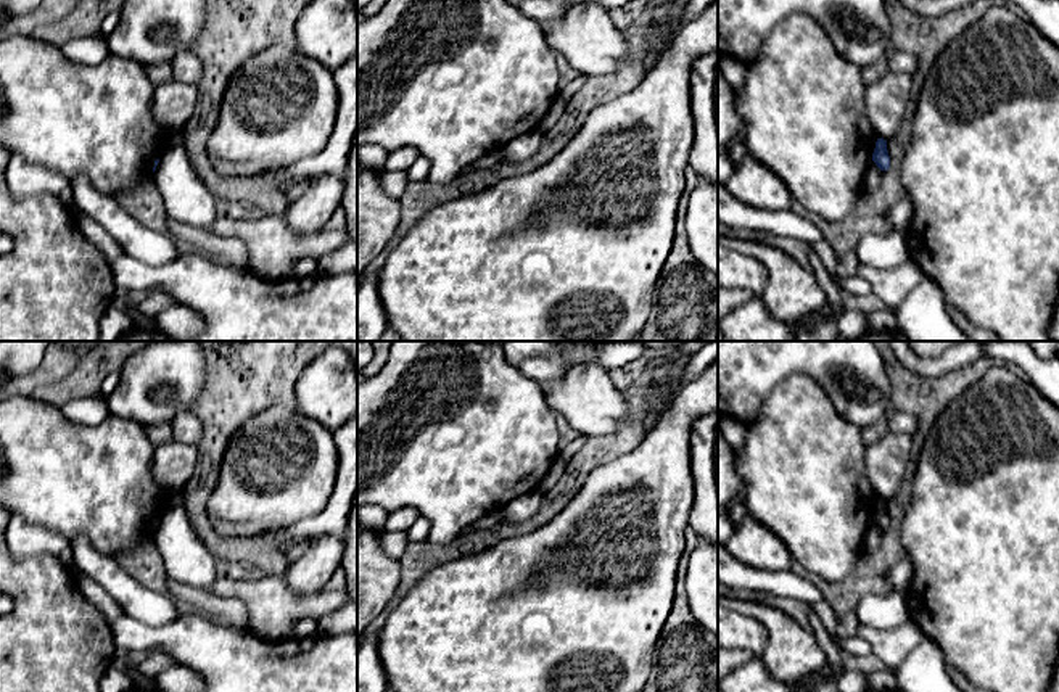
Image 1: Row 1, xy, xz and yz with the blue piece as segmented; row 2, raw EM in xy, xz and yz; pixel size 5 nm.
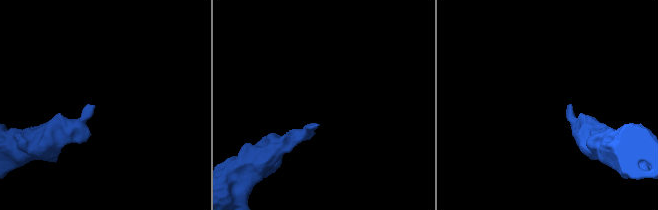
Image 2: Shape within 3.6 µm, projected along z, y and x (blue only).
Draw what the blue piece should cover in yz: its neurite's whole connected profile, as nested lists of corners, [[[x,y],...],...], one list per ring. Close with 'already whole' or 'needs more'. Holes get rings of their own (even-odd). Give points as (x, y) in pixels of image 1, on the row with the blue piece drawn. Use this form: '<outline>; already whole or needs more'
[[[877,138],[876,148],[872,153],[872,161],[880,171],[888,171],[890,169],[890,156],[887,150],[887,140]]]; already whole

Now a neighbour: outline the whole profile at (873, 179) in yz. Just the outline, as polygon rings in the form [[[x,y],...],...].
[[[871,158],[863,179],[863,193],[871,193],[874,190],[880,192],[880,185],[885,179],[887,179],[887,171],[880,171]]]

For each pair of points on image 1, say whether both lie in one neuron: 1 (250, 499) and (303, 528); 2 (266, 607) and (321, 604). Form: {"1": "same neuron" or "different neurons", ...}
{"1": "different neurons", "2": "same neuron"}

